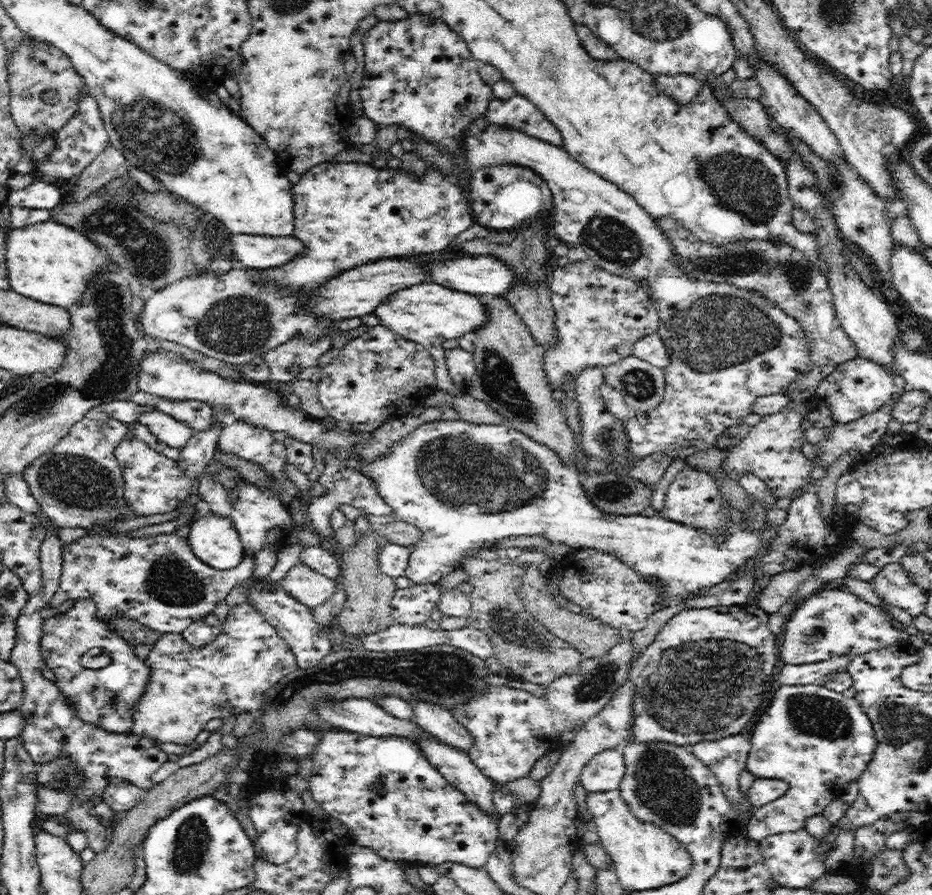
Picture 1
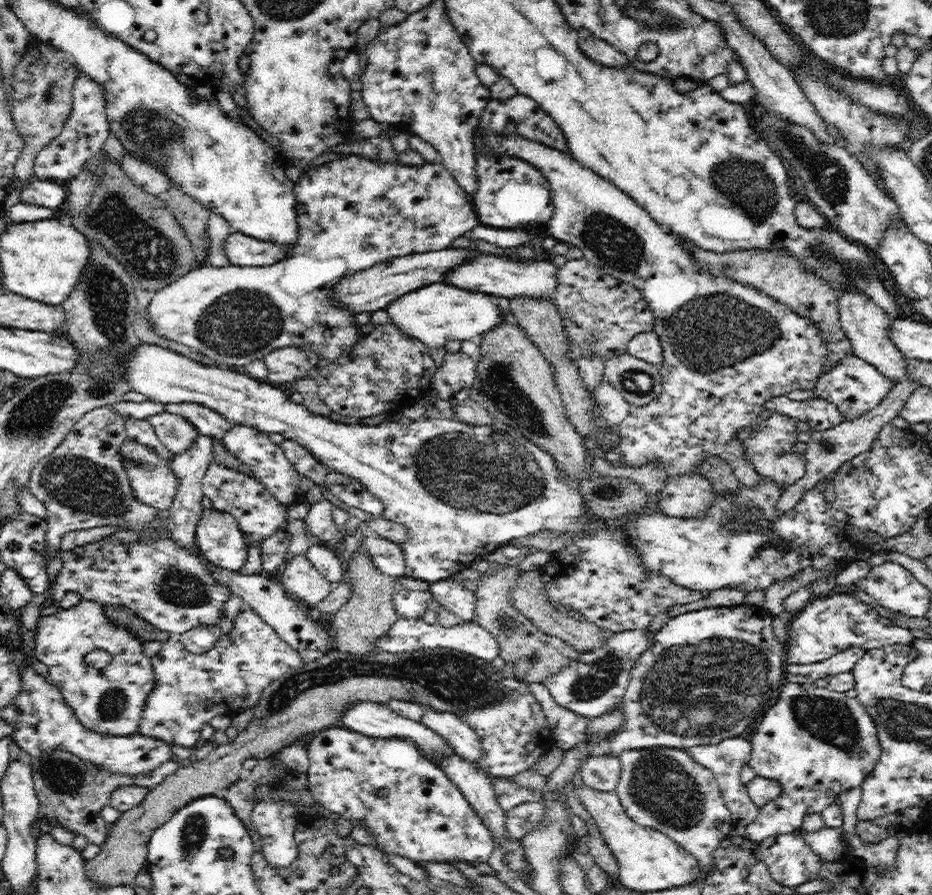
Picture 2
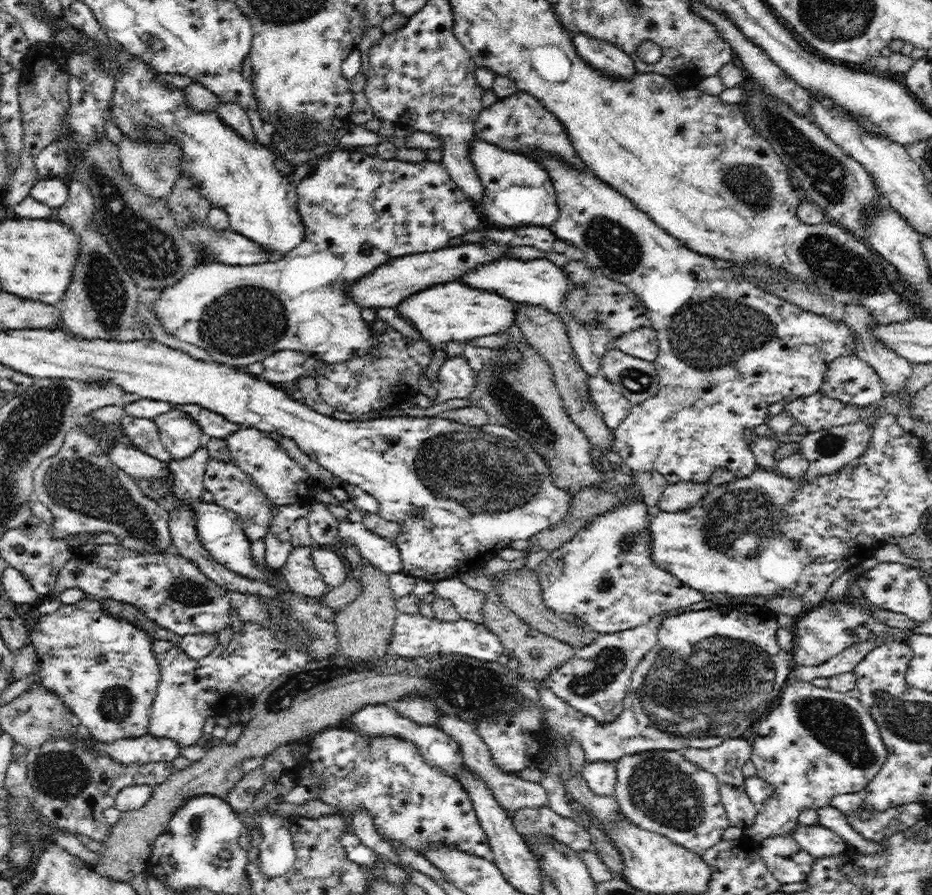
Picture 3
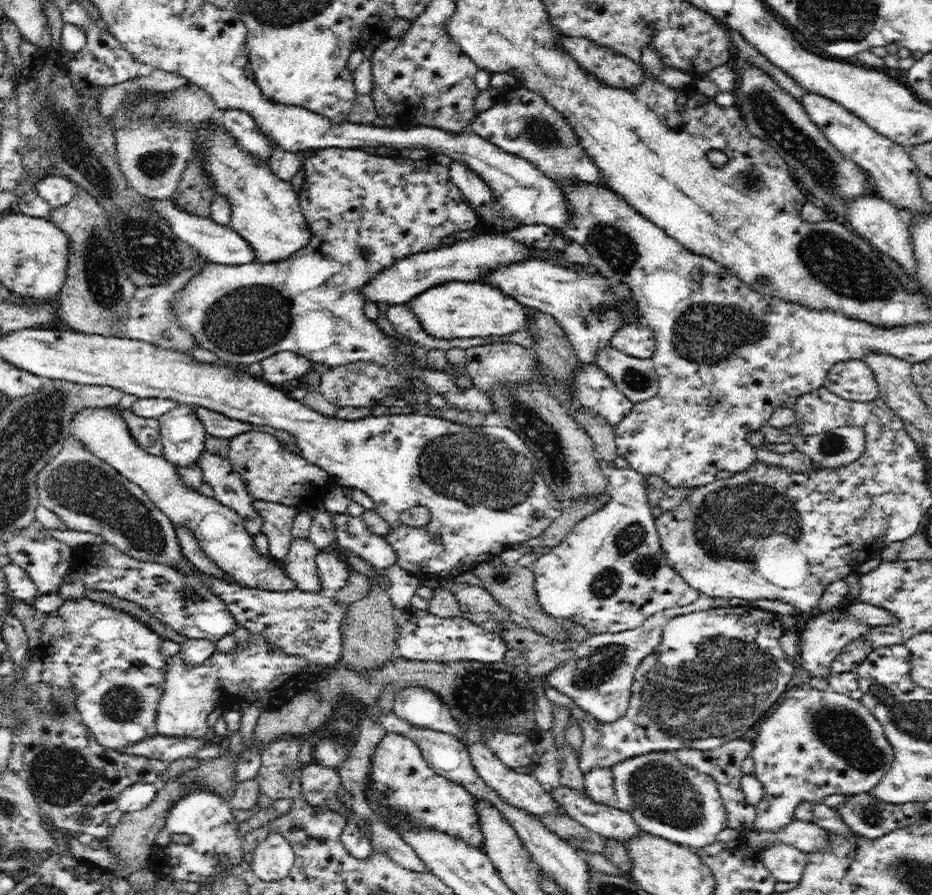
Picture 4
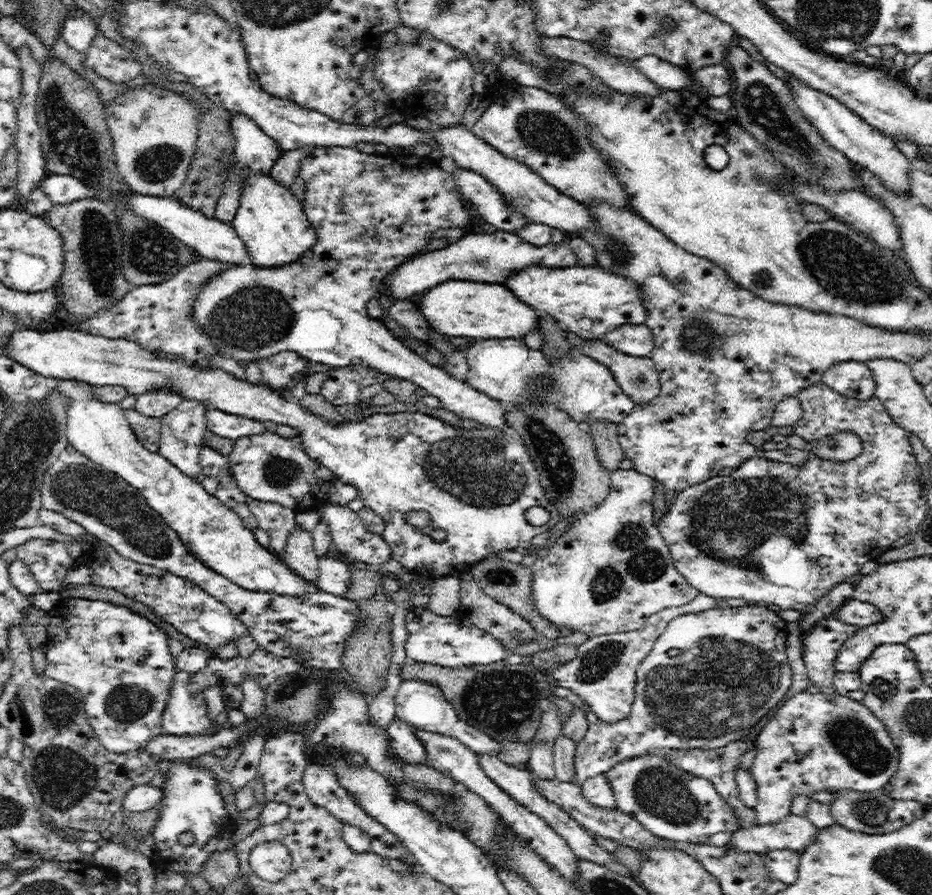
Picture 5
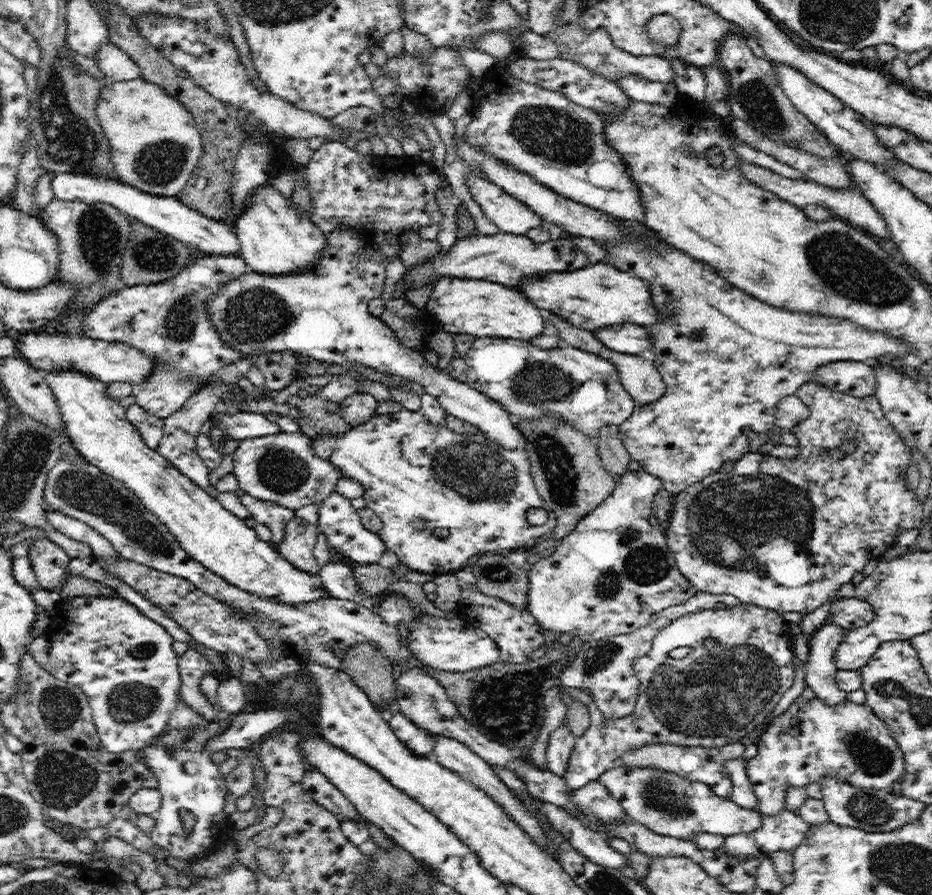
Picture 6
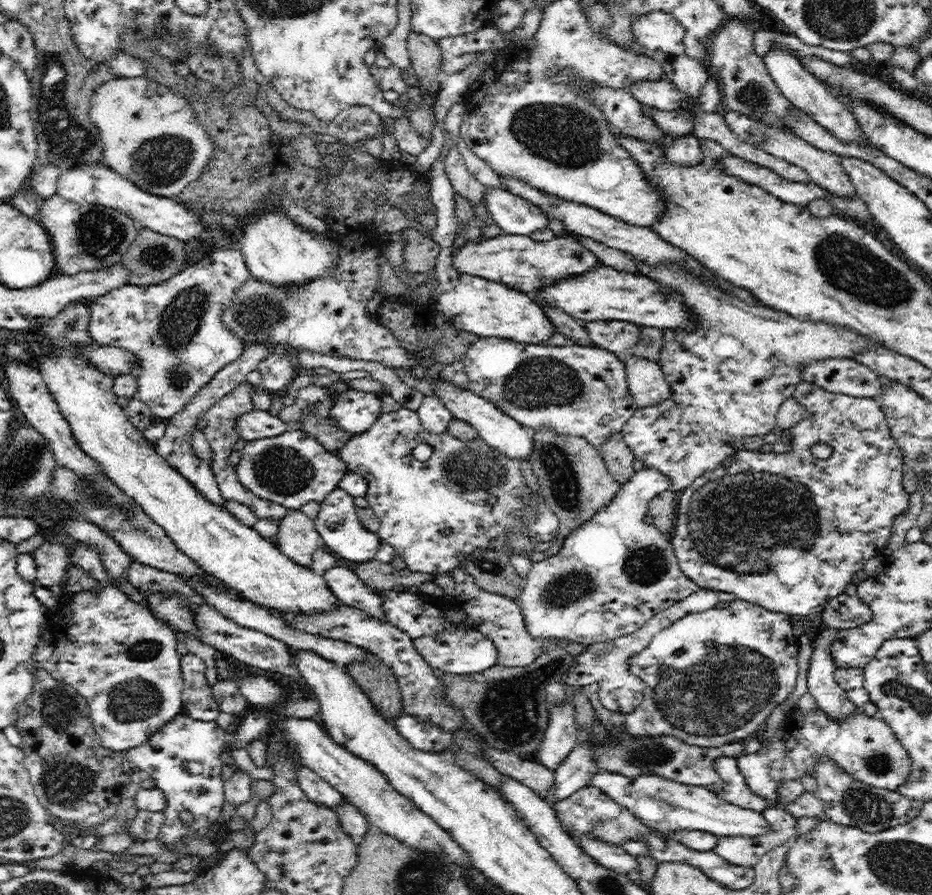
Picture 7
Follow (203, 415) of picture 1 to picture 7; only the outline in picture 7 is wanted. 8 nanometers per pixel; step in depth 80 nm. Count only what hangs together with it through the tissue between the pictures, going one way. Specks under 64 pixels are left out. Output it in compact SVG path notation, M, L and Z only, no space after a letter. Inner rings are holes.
M258 409L244 414L238 420L238 428L240 438L247 442L260 440L260 438L274 438L290 430L290 427L278 416L272 416L269 412Z

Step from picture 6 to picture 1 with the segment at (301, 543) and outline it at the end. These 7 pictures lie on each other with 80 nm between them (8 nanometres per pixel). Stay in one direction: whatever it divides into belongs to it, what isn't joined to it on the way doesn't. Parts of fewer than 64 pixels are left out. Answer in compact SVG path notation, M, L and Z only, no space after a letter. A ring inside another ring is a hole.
M299 561L282 580L283 587L298 602L310 609L326 602L339 587L339 581L316 574Z

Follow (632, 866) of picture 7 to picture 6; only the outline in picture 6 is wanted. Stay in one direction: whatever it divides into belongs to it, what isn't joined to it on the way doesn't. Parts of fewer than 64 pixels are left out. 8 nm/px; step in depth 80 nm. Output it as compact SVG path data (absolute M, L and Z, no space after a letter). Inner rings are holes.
M539 801L541 812L550 824L560 831L568 842L578 851L599 866L618 870L630 866L628 856L611 847L610 837L606 832L594 831L584 827L576 817L572 817L565 808Z

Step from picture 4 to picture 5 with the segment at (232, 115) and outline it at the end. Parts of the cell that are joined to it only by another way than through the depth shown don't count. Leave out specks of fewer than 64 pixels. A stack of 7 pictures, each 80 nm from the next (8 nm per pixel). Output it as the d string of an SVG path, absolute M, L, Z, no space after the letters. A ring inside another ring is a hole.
M234 113L230 119L230 128L236 137L232 162L228 168L225 188L220 195L215 217L225 223L231 223L239 206L241 188L248 178L254 175L268 175L274 163L281 157L282 149L276 140L267 134L248 116Z

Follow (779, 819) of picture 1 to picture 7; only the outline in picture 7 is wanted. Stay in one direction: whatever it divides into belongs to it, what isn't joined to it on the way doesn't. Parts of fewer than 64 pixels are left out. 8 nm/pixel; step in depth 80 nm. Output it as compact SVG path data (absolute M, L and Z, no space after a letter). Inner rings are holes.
M797 708L788 711L771 741L762 745L754 756L744 752L738 758L738 766L754 794L775 802L780 782L800 781L802 776L812 775L820 758L831 758L840 769L852 774L856 781L891 791L904 784L911 771L908 751L884 719L870 717L861 711L836 721L819 708L806 715L802 715Z

